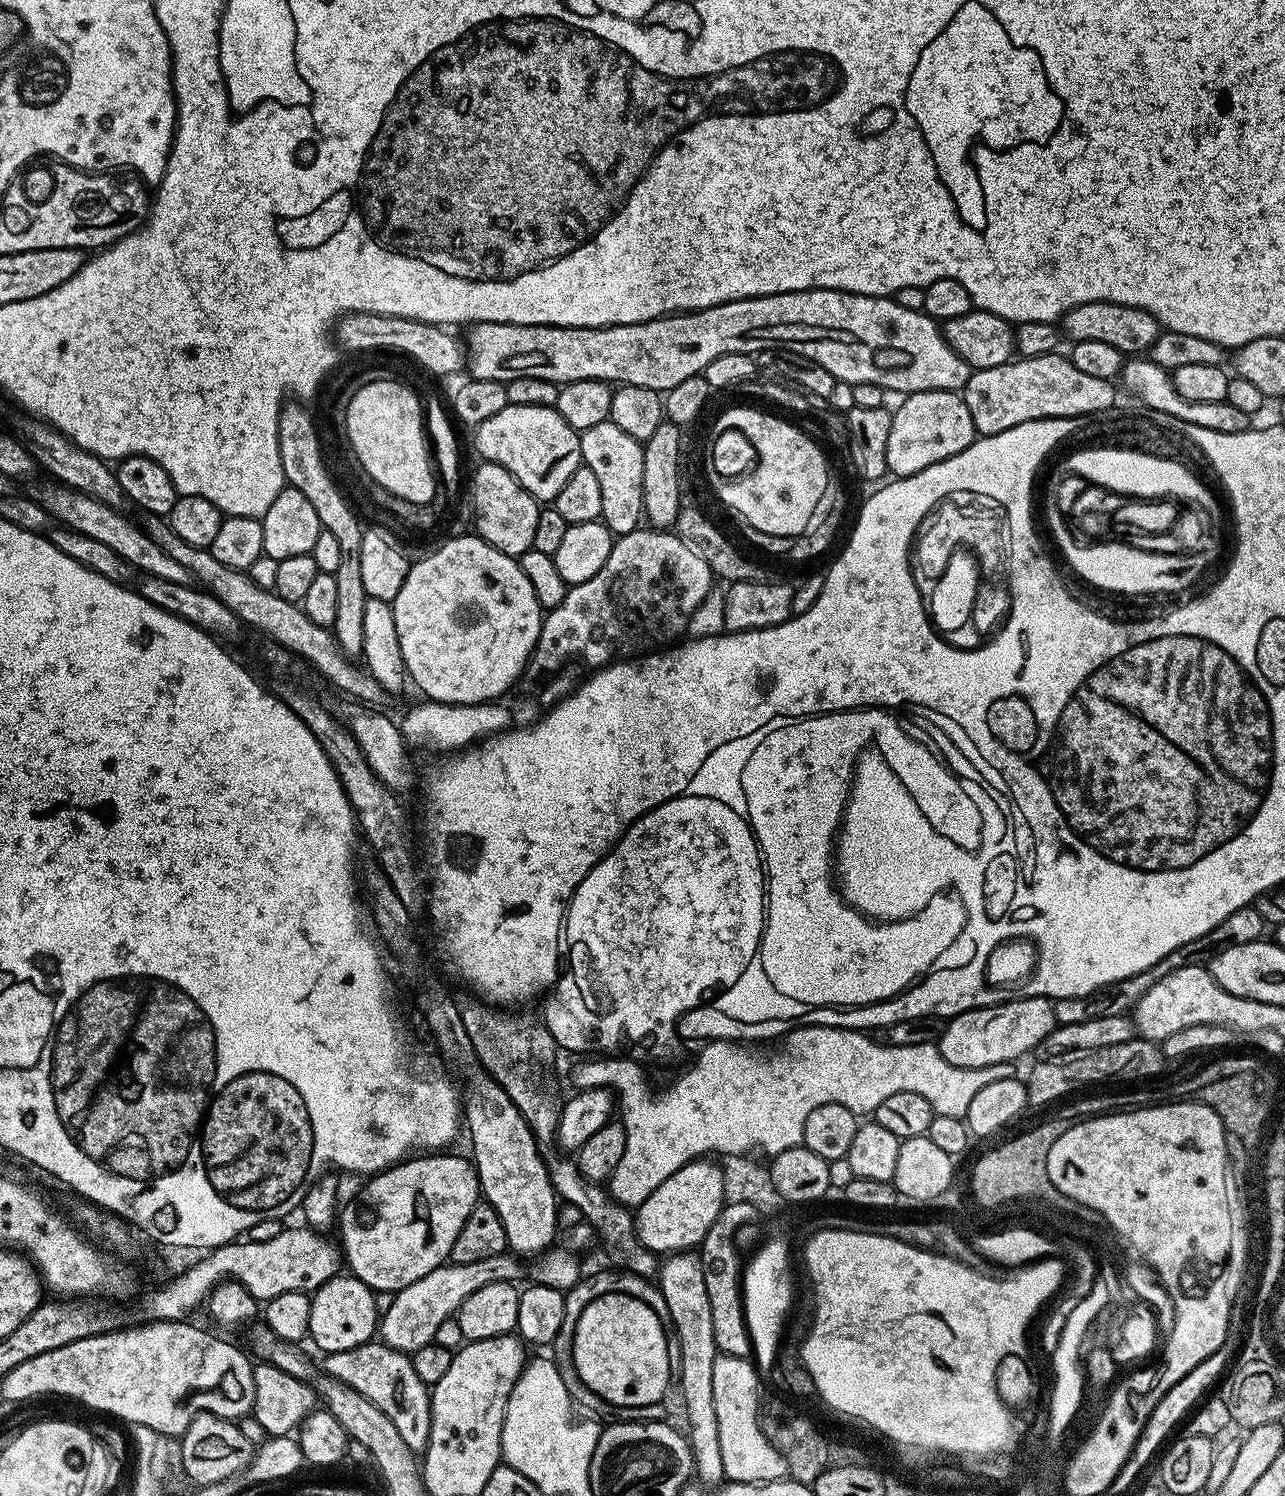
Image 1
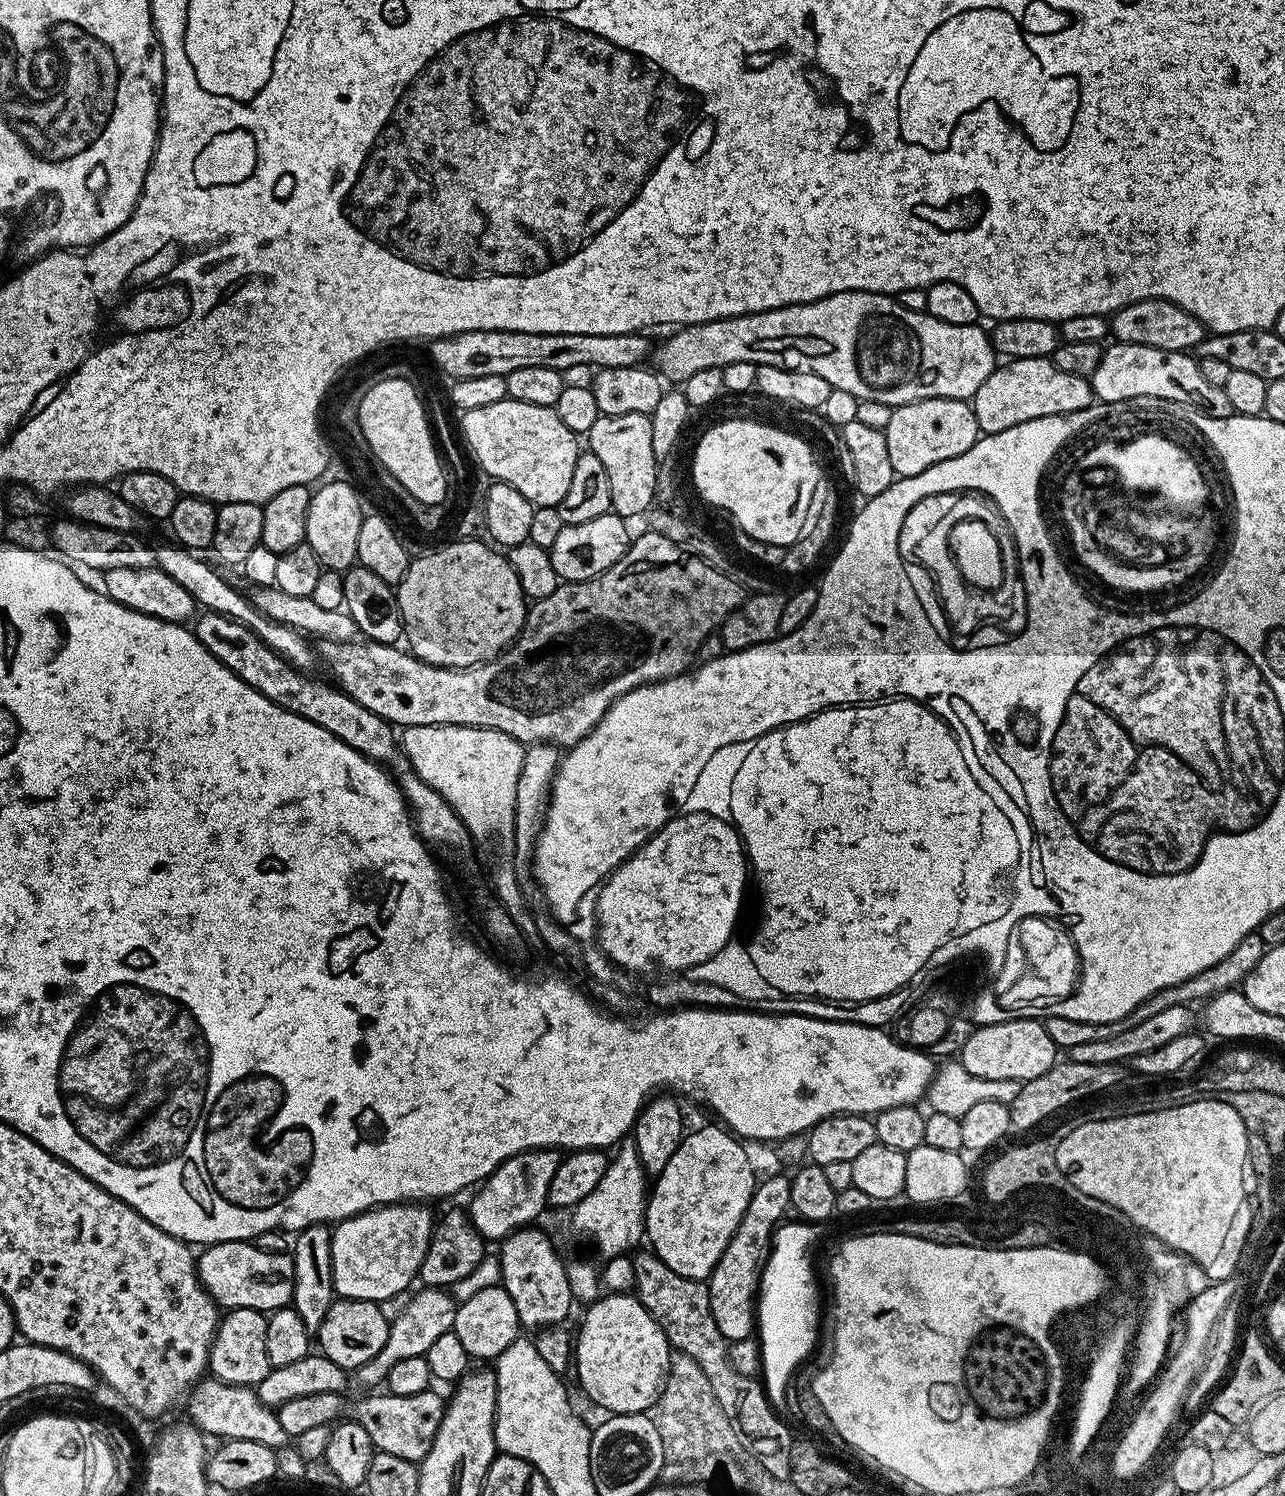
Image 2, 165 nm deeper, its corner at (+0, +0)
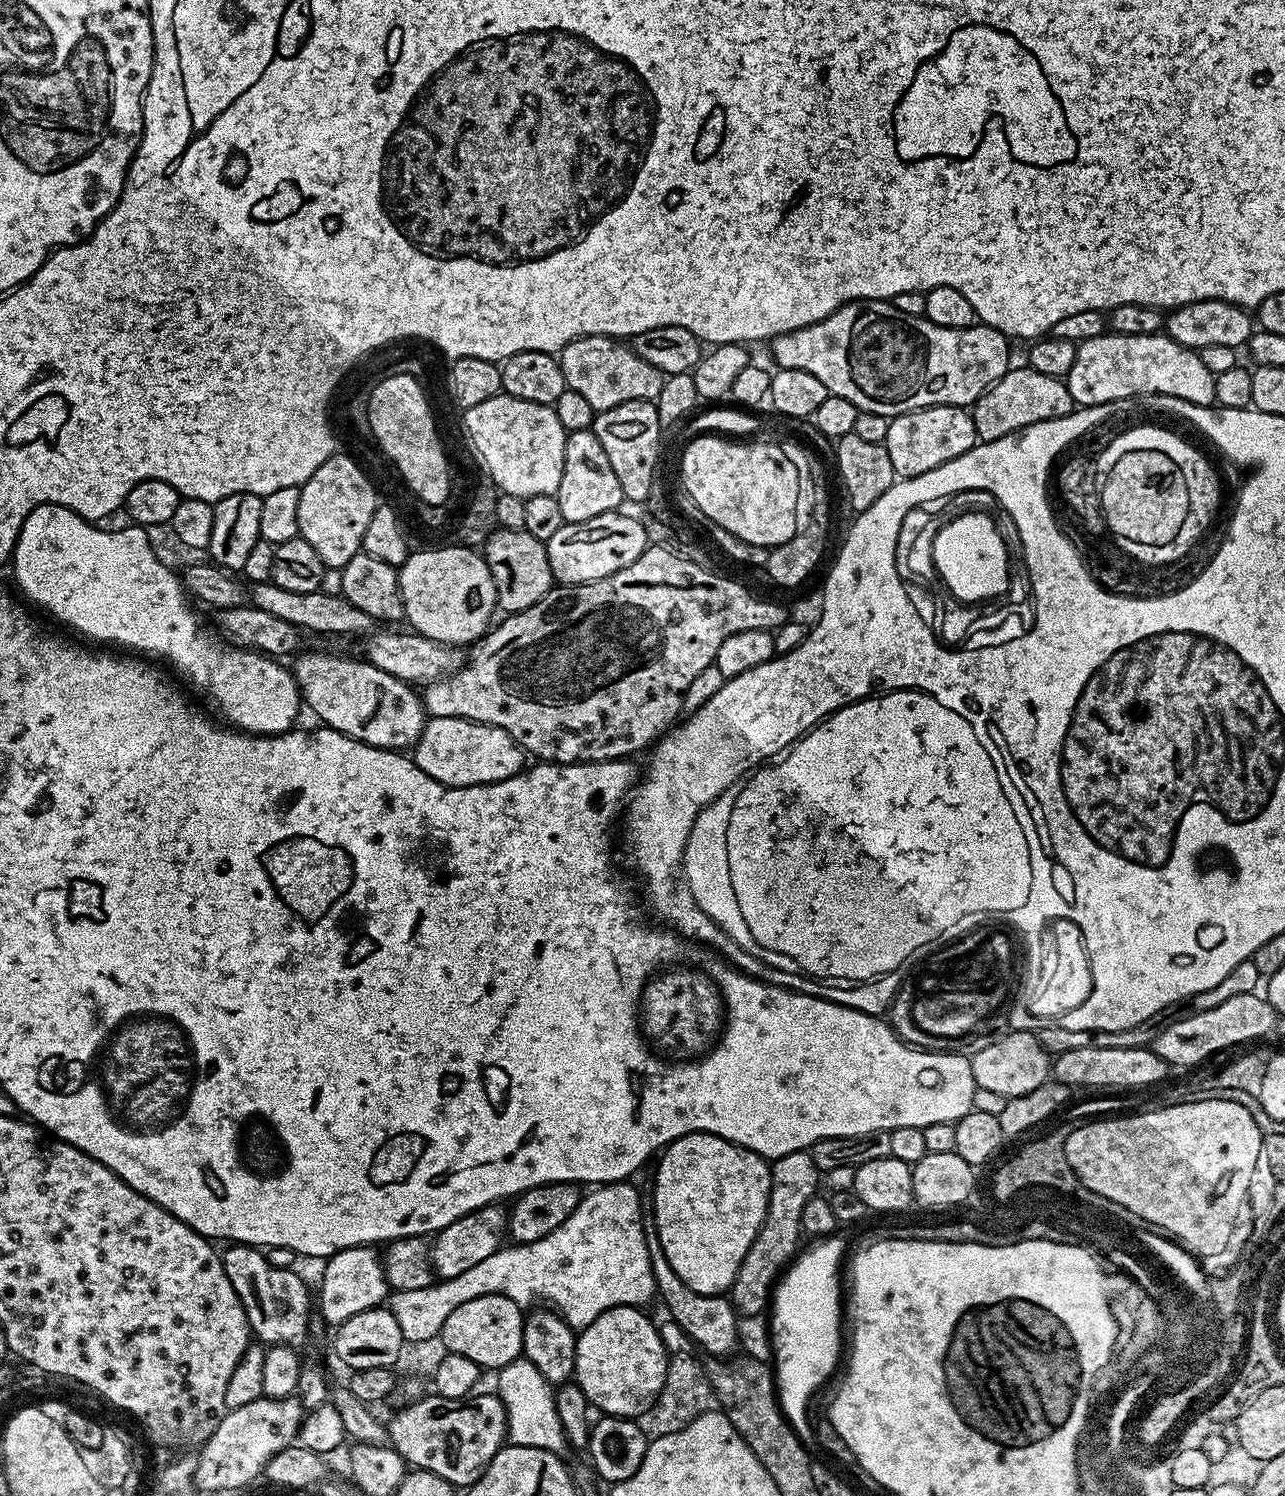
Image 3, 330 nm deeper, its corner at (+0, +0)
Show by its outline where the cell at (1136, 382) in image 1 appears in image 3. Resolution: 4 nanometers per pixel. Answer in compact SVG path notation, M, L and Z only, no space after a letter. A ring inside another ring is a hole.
M1105 334L1098 338L1079 341L1074 366L1070 366L1070 374L1066 377L1066 383L1072 395L1073 405L1089 408L1095 404L1116 402L1122 398L1145 396L1146 394L1166 394L1179 400L1185 400L1191 404L1203 404L1212 406L1216 404L1214 394L1215 376L1206 366L1202 366L1202 358L1199 351L1184 348L1178 342L1174 342L1167 334L1155 336L1118 336Z

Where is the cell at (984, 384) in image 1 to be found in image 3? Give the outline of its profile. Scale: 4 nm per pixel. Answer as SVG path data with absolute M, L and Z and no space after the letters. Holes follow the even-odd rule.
M1013 367L1003 378L992 385L971 405L972 421L977 441L987 442L1003 436L1019 434L1031 424L1043 420L1057 420L1069 416L1074 411L1072 395L1067 383L1058 378L1046 378L1046 374L1038 374L1033 368Z

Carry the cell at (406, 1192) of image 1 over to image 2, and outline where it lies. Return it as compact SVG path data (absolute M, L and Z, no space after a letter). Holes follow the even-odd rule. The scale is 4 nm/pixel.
M401 1202L398 1204L386 1204L382 1208L371 1208L368 1212L359 1212L357 1216L351 1216L348 1220L341 1220L331 1229L332 1234L332 1264L333 1264L333 1286L335 1295L345 1300L390 1300L399 1297L399 1292L404 1292L419 1277L422 1258L426 1258L426 1250L430 1246L432 1229L434 1227L434 1215L428 1206L421 1206L416 1202Z

